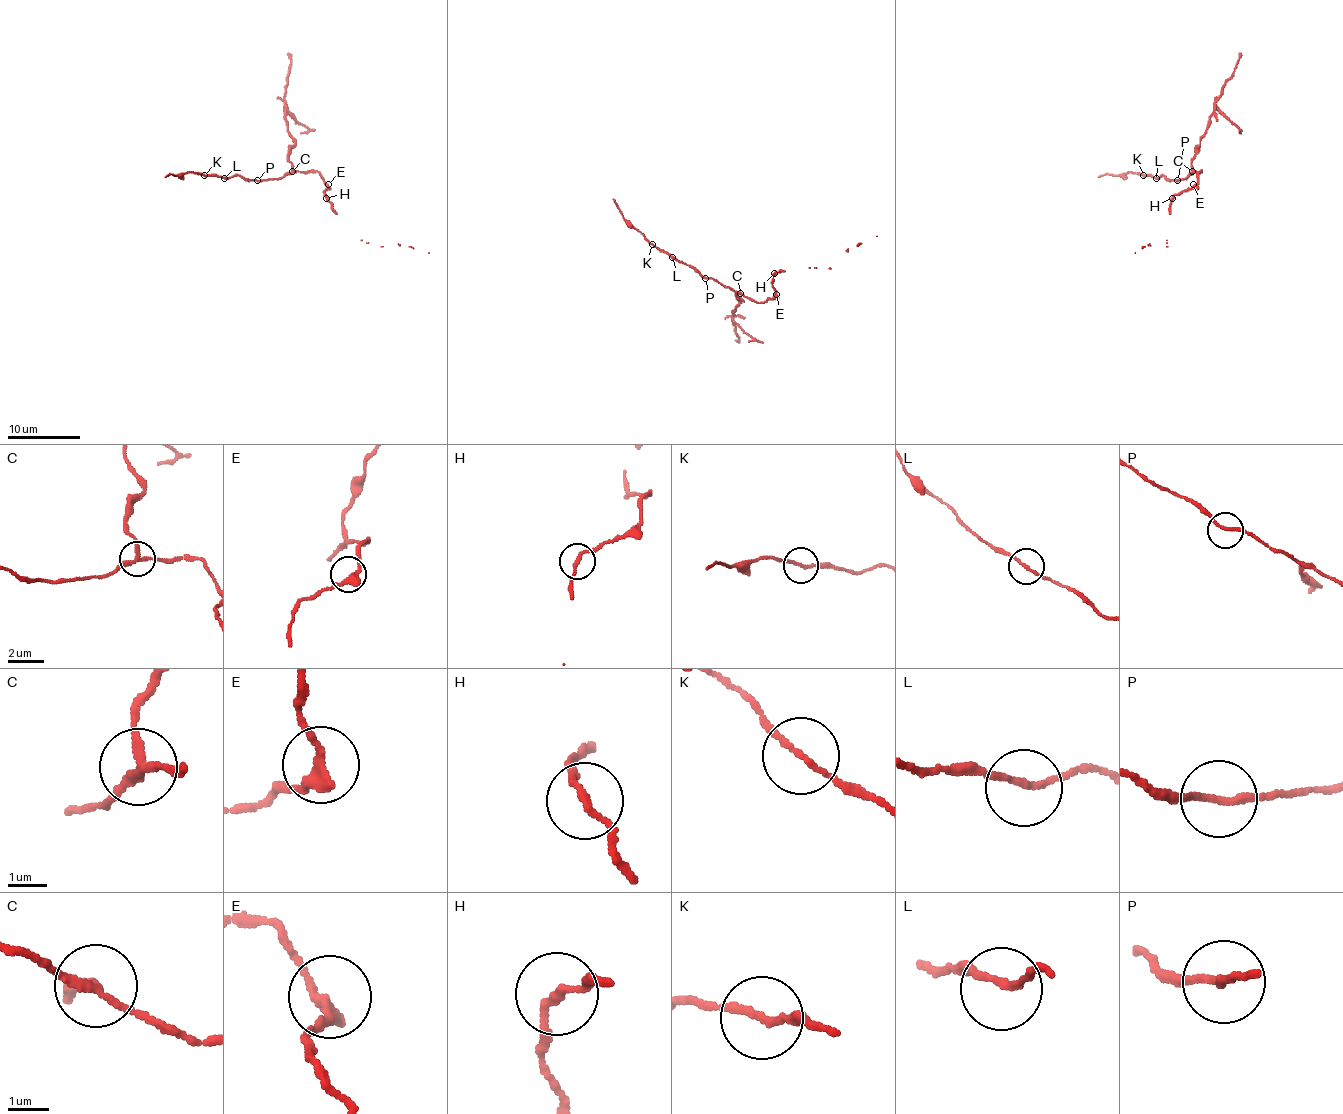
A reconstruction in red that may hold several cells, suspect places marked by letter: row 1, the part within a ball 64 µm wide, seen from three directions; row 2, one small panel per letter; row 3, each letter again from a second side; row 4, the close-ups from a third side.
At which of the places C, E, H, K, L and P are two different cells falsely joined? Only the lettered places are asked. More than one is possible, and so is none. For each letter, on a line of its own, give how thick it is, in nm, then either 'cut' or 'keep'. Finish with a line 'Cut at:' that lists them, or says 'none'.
C: 200 nm | cut
E: 280 nm | keep
H: 170 nm | keep
K: 150 nm | cut
L: 140 nm | keep
P: 170 nm | keep
Cut at: C, K

